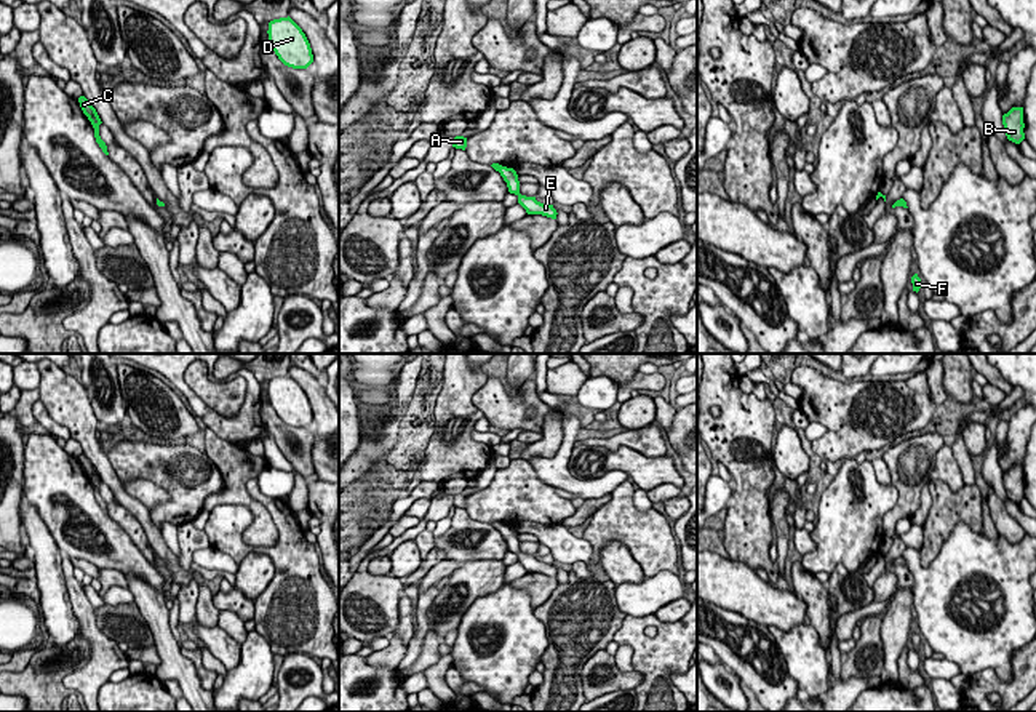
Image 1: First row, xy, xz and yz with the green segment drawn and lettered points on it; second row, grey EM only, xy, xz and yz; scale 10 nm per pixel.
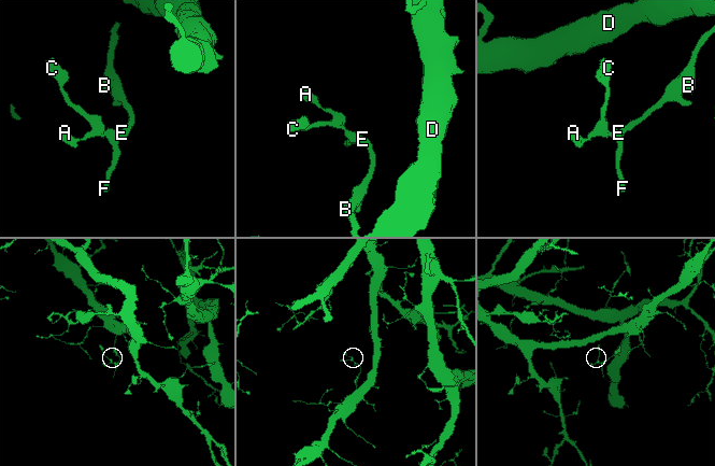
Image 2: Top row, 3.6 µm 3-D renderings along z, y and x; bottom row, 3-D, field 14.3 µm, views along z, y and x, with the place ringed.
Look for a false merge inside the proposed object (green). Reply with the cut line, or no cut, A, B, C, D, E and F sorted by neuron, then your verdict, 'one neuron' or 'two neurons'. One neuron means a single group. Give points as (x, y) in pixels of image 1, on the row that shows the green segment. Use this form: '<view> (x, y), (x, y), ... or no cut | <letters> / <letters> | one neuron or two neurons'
no cut | A B C D E F | one neuron

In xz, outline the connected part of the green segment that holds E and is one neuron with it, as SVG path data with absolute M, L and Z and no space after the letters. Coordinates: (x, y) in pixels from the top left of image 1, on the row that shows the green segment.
M492 163L491 166L500 173L504 181L507 182L508 192L518 197L518 203L526 210L528 214L542 214L556 219L558 213L553 205L544 205L537 202L536 197L526 197L520 194L520 181L513 168L507 168L499 163Z

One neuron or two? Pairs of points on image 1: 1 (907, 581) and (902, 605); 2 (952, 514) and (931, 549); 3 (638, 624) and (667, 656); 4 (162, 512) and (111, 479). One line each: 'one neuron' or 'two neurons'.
1: two neurons
2: one neuron
3: one neuron
4: two neurons

